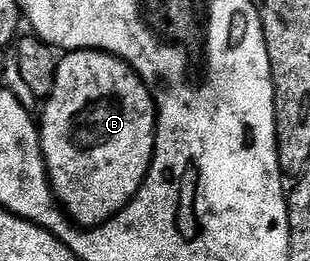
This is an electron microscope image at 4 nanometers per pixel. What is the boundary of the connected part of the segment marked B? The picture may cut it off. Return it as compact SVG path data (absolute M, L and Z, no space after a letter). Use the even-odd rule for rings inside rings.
M74 50L65 53L56 64L56 79L52 95L43 103L44 115L39 115L40 147L44 153L44 163L48 169L48 182L52 186L52 192L56 195L56 201L60 203L65 214L77 227L91 228L100 226L117 214L127 202L140 190L148 169L152 163L152 153L156 147L156 101L152 99L152 91L148 85L136 75L136 71L121 58L115 58L113 54L106 54L102 50Z

